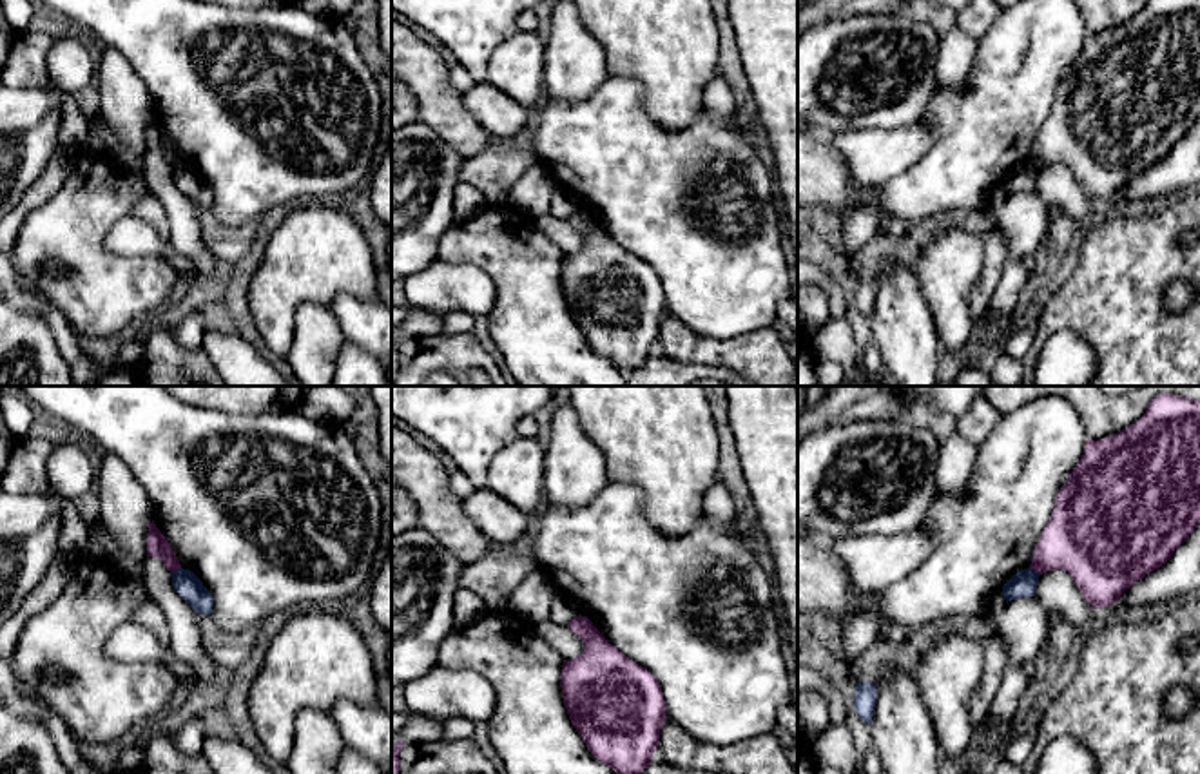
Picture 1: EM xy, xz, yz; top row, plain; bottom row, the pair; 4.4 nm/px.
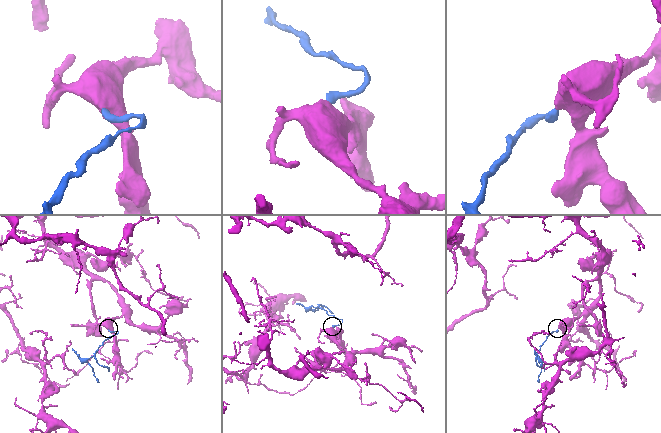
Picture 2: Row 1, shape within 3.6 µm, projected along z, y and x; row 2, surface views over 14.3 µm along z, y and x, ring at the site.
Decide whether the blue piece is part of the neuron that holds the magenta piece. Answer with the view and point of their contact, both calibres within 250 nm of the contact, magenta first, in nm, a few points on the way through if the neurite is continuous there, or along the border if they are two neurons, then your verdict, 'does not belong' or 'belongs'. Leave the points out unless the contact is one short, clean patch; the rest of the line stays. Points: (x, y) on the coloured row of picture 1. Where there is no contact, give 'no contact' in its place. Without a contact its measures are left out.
yz (1035, 571) | 320/110 nm | along yz (1030, 566), (1039, 575) | does not belong

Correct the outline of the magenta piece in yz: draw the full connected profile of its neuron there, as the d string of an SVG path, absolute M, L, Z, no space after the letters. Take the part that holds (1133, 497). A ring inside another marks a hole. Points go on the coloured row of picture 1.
M1156 395L1146 413L1126 430L1086 442L1084 455L1059 489L1048 526L1030 567L1042 575L1064 569L1091 607L1108 607L1135 582L1167 562L1200 524L1200 401Z

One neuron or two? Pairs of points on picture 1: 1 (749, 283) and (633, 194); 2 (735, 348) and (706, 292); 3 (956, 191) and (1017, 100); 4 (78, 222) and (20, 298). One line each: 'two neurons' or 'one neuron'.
1: one neuron
2: two neurons
3: one neuron
4: two neurons

